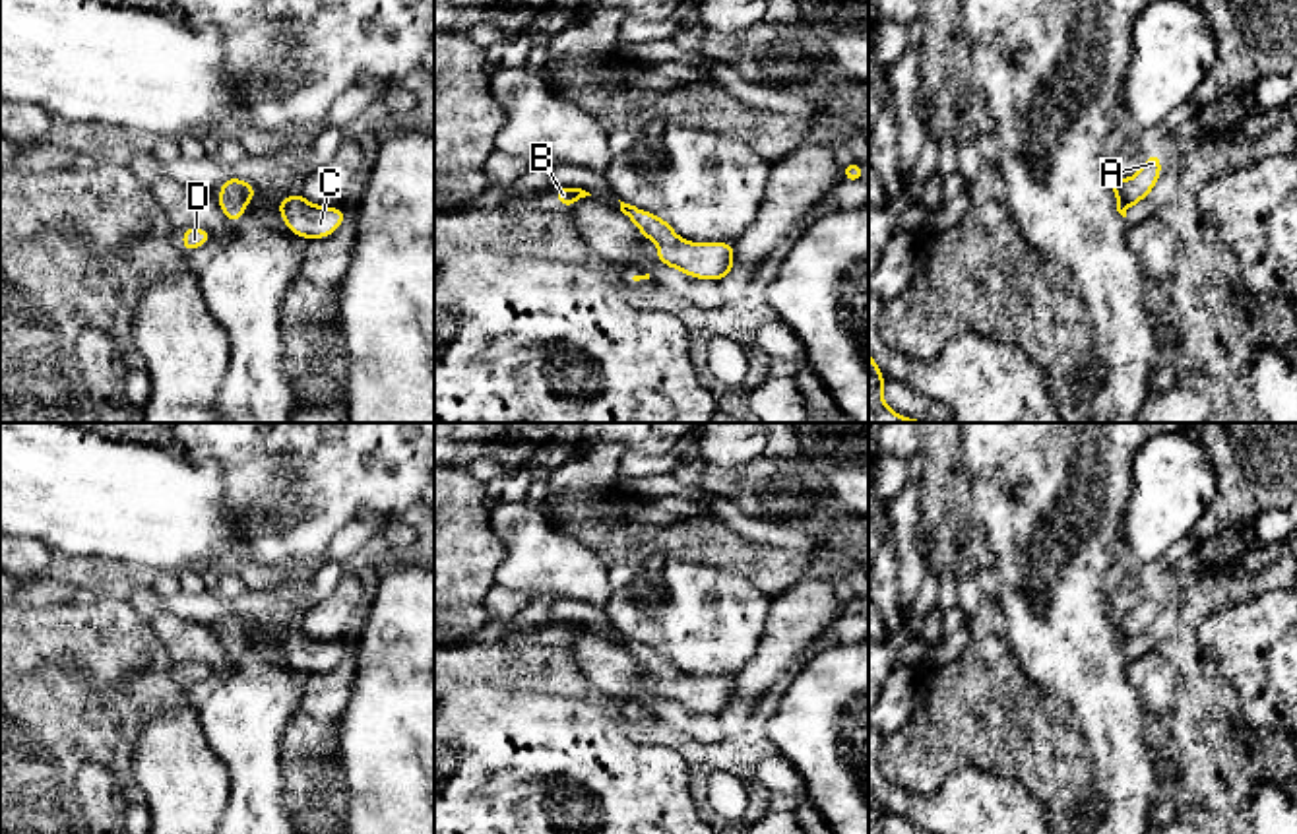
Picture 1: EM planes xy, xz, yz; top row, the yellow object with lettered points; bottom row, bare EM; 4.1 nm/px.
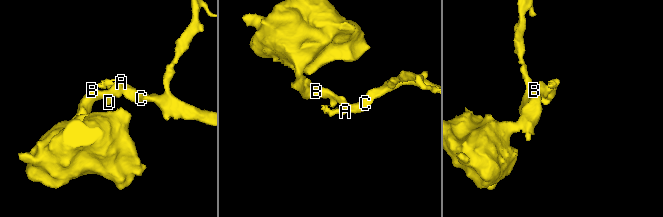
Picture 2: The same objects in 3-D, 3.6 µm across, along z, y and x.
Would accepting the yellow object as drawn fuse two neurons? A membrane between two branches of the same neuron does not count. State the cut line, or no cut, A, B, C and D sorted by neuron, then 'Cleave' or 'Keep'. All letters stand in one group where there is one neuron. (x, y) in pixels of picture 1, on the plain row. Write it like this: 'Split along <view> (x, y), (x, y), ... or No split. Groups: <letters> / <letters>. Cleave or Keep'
Split along yz (1121, 615), (1119, 629), (1127, 642). Groups: A C / B D. Cleave

